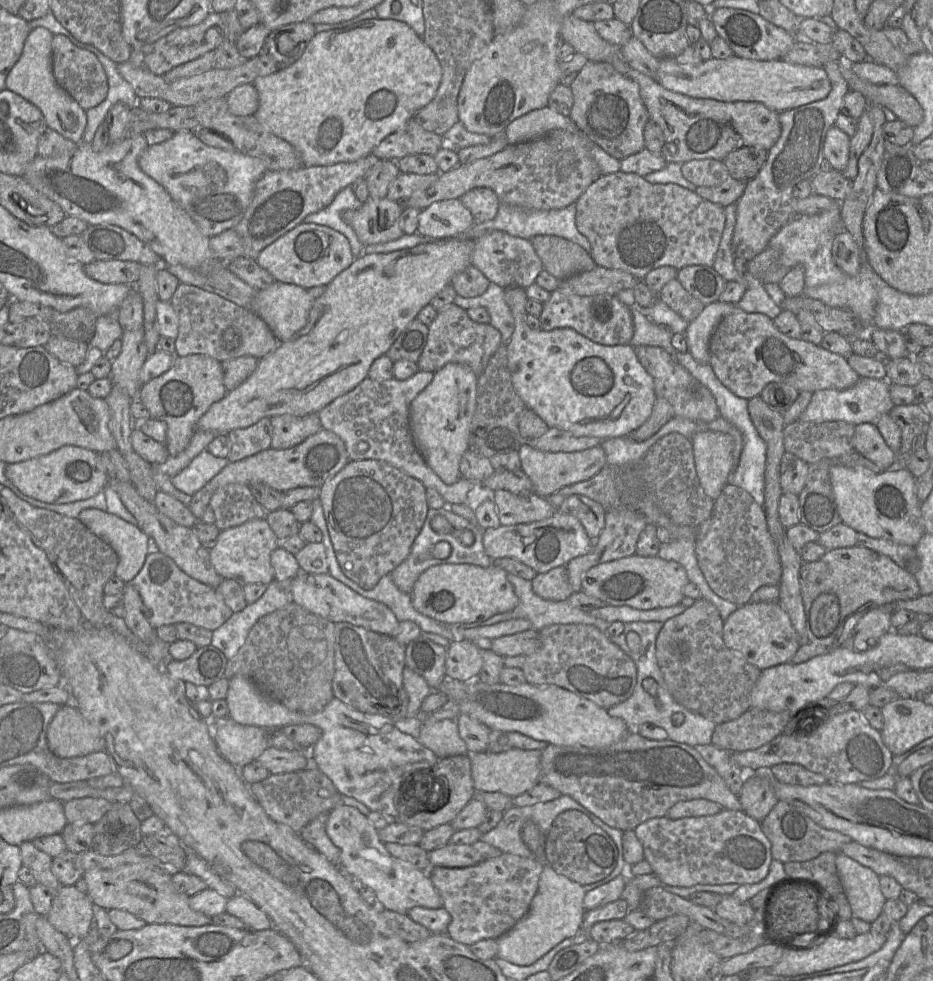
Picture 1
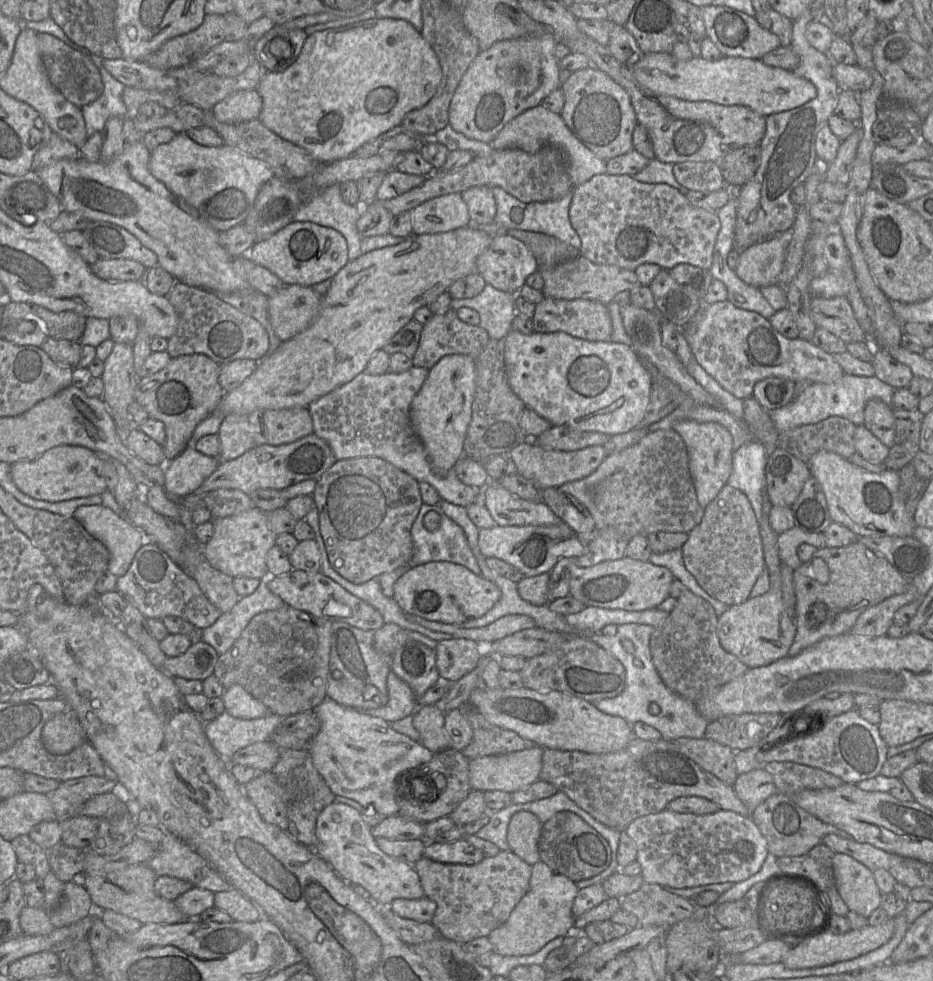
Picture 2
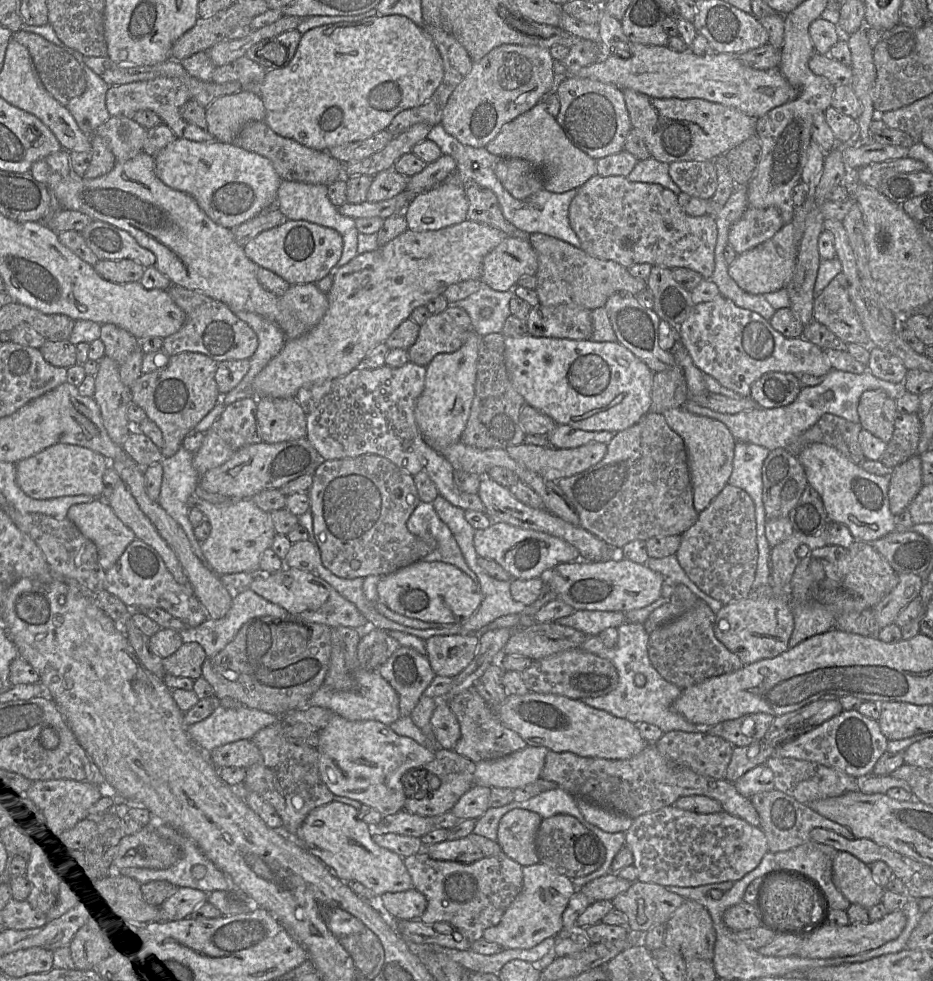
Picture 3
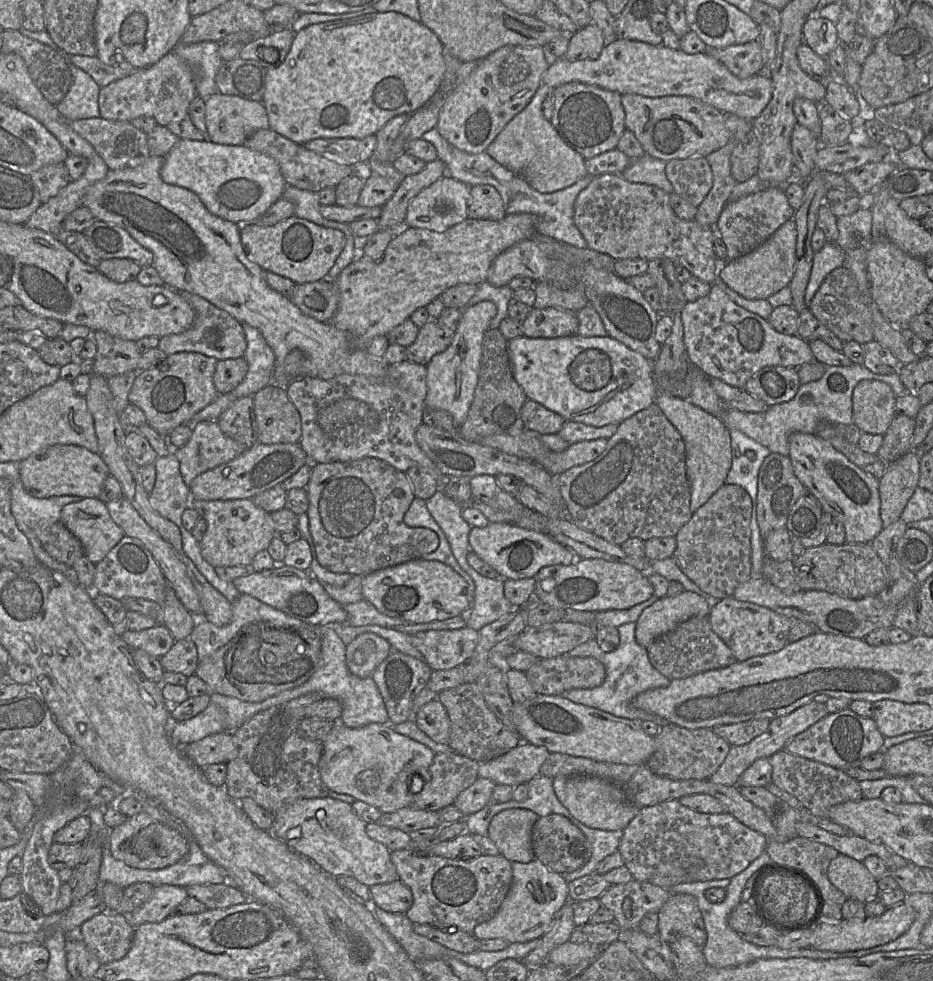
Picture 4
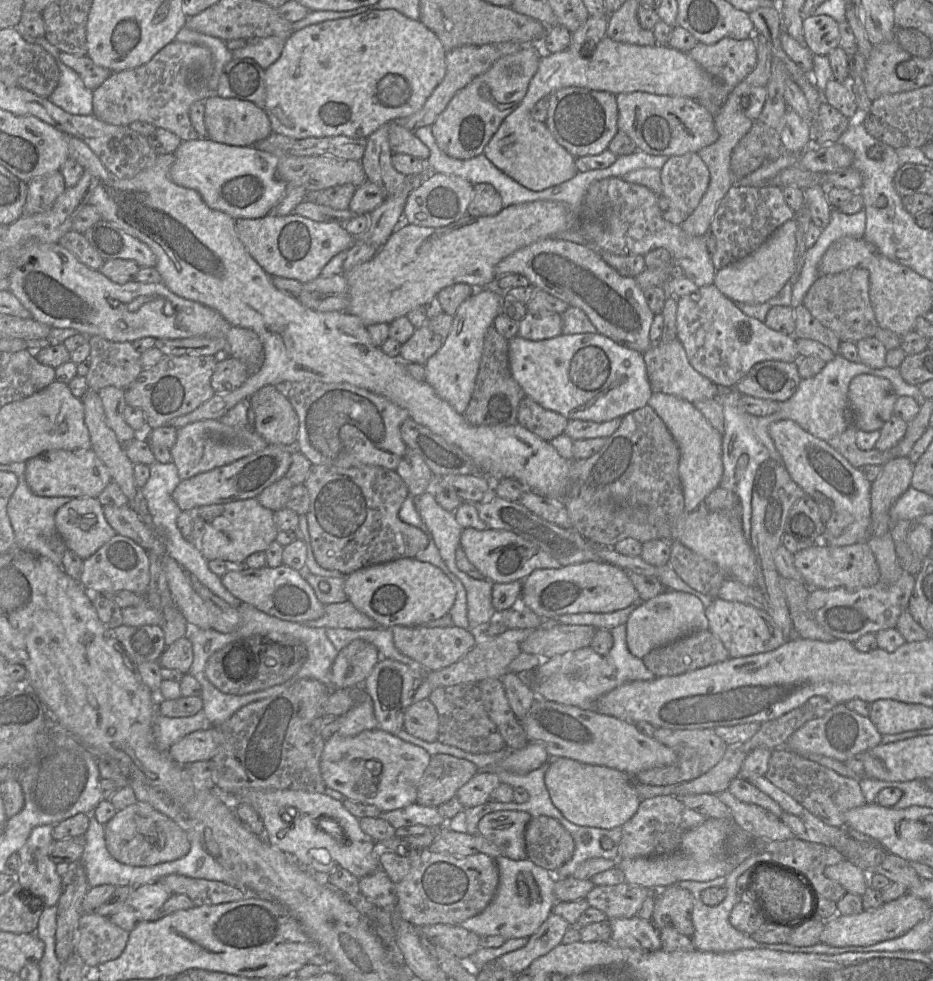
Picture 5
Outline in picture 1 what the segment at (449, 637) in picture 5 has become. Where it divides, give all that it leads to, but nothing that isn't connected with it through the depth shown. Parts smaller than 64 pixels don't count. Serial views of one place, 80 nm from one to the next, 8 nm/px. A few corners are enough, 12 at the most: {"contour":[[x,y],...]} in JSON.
{"contour":[[464,639],[447,647],[445,676],[471,682],[483,666],[481,646]]}

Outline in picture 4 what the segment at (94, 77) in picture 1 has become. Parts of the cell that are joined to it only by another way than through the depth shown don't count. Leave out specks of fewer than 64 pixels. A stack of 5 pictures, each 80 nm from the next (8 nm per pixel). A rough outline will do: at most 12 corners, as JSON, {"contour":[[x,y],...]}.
{"contour":[[3,30],[1,53],[23,58],[33,82],[57,105],[72,83],[49,46]]}

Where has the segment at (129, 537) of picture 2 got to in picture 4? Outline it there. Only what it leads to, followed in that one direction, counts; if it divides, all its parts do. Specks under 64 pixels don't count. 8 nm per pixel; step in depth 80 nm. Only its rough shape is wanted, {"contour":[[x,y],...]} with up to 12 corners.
{"contour":[[98,498],[65,505],[60,522],[97,564],[125,537]]}

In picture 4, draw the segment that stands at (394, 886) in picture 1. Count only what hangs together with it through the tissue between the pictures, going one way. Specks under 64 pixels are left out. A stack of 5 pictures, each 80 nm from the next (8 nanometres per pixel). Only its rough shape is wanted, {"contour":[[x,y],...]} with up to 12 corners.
{"contour":[[300,799],[268,832],[334,877],[399,880],[350,804]]}

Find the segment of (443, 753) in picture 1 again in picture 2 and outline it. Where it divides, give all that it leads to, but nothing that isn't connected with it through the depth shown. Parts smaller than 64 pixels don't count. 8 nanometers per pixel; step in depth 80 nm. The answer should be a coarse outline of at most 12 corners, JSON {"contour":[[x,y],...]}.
{"contour":[[419,705],[413,725],[432,753],[450,748],[445,713]]}

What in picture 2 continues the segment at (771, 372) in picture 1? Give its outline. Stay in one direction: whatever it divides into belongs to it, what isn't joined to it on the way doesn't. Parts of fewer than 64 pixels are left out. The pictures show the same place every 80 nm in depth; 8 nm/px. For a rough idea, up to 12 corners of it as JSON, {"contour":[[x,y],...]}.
{"contour":[[729,300],[682,333],[725,390],[765,378],[833,383],[845,374],[810,341],[784,337]]}

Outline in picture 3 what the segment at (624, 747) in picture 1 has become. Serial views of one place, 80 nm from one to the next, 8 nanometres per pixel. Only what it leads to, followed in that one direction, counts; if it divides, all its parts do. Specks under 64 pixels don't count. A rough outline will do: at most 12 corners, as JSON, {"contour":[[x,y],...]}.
{"contour":[[654,743],[625,760],[549,750],[541,778],[635,819],[681,797],[759,827],[733,783]]}

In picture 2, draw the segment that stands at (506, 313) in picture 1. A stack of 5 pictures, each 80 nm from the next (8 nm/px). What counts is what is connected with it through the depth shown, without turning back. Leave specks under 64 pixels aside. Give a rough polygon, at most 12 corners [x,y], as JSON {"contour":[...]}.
{"contour":[[486,283],[473,298],[452,299],[451,308],[471,308],[490,339],[512,329],[516,294]]}

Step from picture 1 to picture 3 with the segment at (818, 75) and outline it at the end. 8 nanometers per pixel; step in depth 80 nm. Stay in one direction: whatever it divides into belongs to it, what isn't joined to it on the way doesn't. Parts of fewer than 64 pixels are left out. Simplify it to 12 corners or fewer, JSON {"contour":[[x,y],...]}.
{"contour":[[632,42],[566,75],[754,118],[799,95],[778,69]]}

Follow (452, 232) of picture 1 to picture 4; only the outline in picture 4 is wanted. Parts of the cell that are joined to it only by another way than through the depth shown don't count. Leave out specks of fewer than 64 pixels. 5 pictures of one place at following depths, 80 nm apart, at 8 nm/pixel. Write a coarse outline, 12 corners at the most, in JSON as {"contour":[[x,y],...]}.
{"contour":[[444,175],[411,199],[405,225],[442,232],[468,217],[470,186]]}

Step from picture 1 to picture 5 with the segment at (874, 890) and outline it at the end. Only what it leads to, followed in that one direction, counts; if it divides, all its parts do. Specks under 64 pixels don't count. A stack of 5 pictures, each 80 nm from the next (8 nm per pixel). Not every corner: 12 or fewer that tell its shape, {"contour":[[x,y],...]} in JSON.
{"contour":[[848,859],[825,875],[848,893],[863,896],[869,875]]}

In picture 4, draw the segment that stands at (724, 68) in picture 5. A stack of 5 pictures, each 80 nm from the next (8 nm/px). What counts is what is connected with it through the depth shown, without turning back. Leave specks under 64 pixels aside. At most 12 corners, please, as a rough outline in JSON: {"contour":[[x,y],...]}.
{"contour":[[757,40],[705,52],[742,79],[763,64]]}

